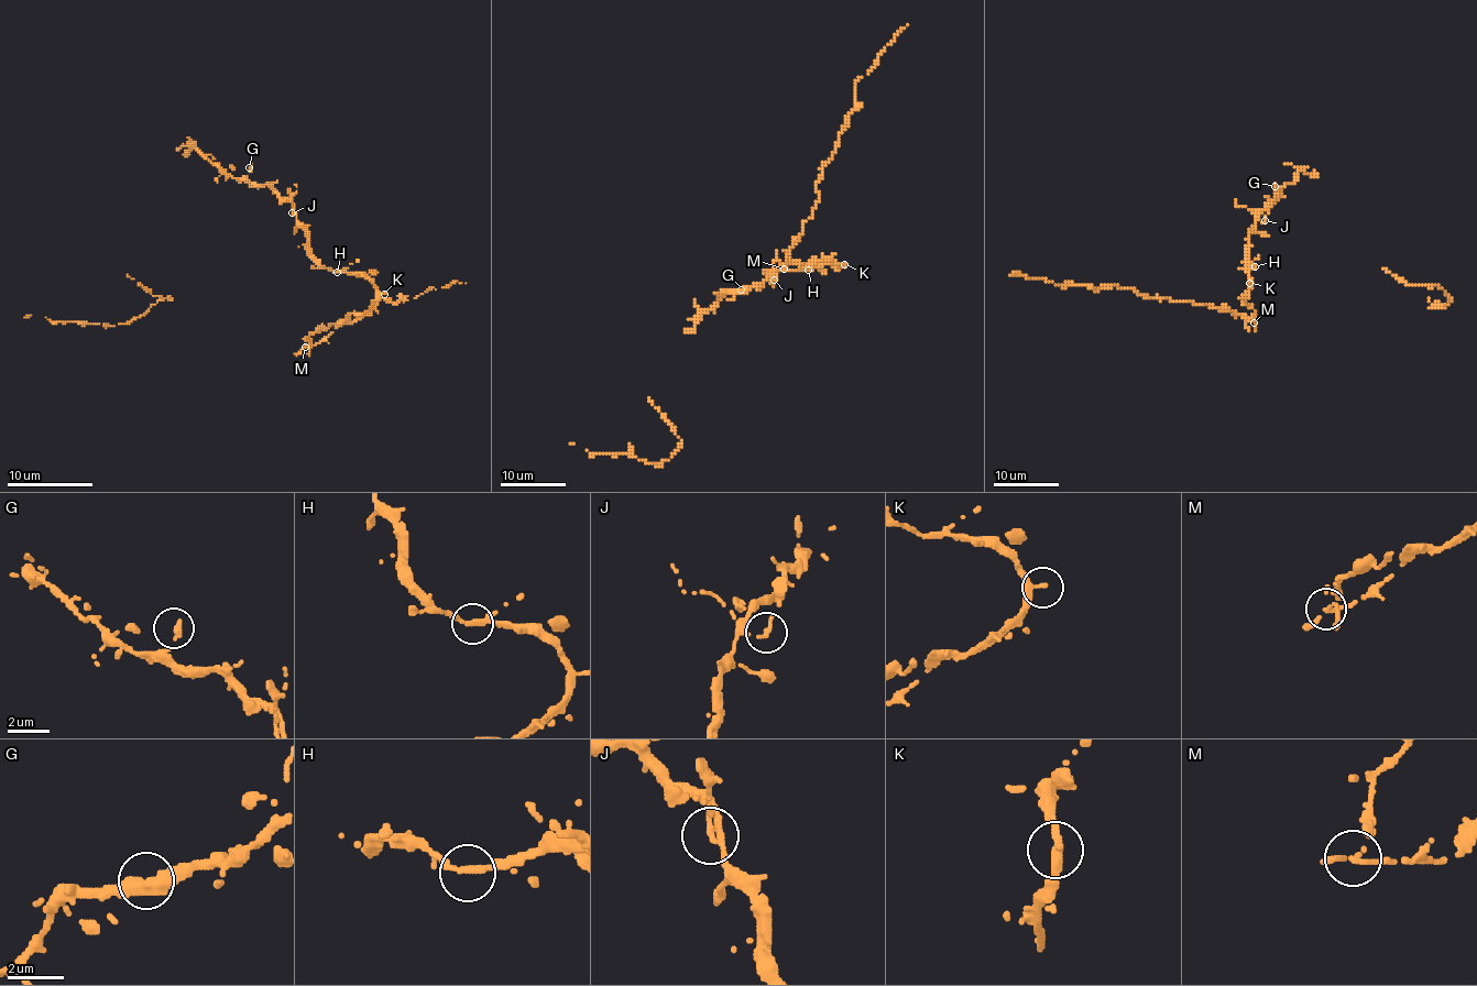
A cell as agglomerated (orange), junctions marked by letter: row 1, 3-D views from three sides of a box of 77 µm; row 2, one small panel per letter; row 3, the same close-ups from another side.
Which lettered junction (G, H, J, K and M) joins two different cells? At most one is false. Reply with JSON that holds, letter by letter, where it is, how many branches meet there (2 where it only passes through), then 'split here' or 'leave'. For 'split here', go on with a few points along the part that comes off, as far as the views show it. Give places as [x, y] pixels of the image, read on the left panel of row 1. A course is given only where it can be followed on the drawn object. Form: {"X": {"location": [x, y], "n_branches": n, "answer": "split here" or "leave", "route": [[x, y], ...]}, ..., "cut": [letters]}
{"G": {"location": [249, 167], "n_branches": 1, "answer": "leave"}, "H": {"location": [337, 272], "n_branches": 3, "answer": "leave"}, "J": {"location": [292, 212], "n_branches": 2, "answer": "leave"}, "K": {"location": [384, 294], "n_branches": 2, "answer": "leave"}, "M": {"location": [305, 347], "n_branches": 3, "answer": "split here", "route": [[305, 347], [312, 335], [341, 324], [348, 315], [365, 313], [375, 300], [416, 298], [434, 287], [466, 283]]}, "cut": ["M"]}

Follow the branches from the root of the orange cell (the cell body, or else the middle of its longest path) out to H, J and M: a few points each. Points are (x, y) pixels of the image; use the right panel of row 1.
H: (1249, 234), (1246, 260), (1255, 266)
J: (1249, 234), (1255, 222), (1265, 220)
M: (1249, 234), (1246, 260), (1253, 266), (1249, 267), (1246, 304), (1255, 311), (1255, 324)

